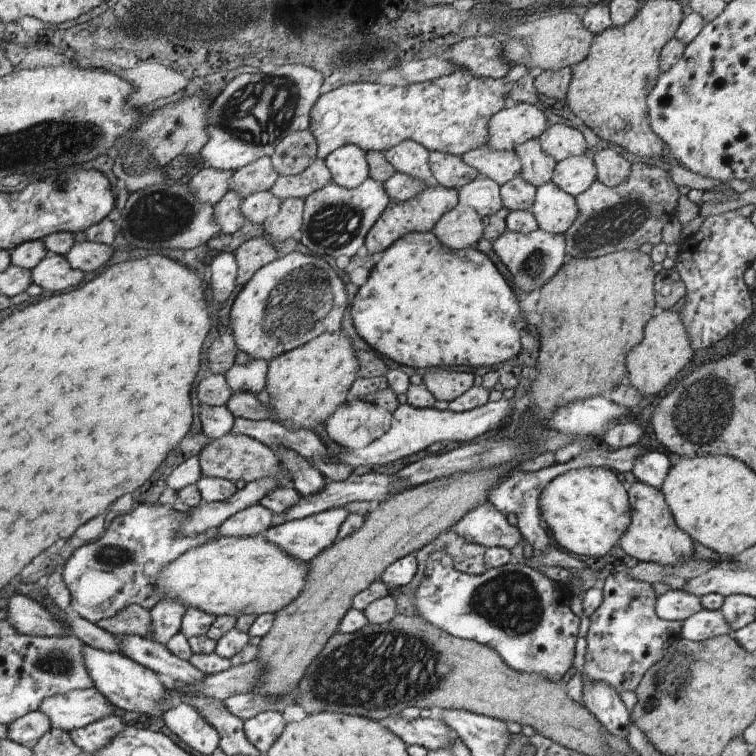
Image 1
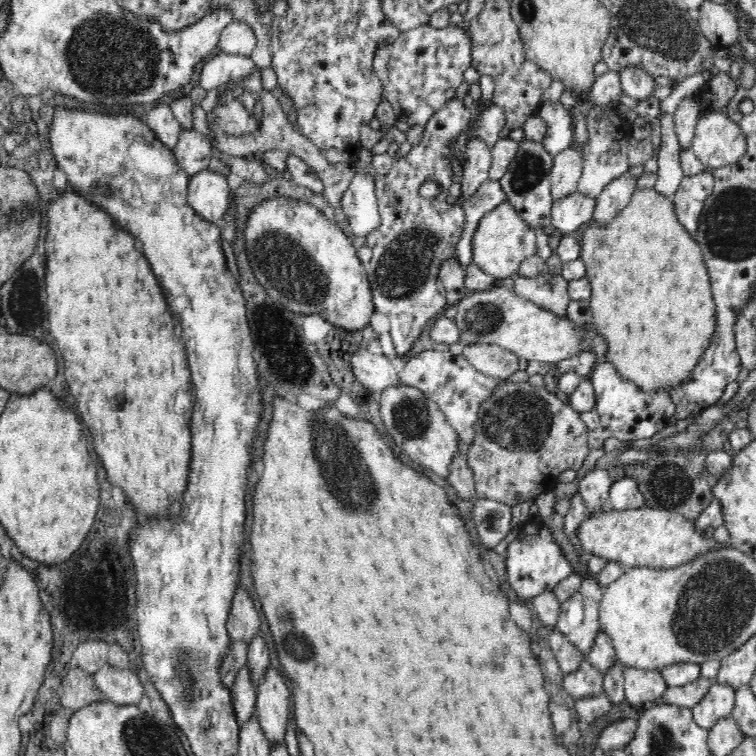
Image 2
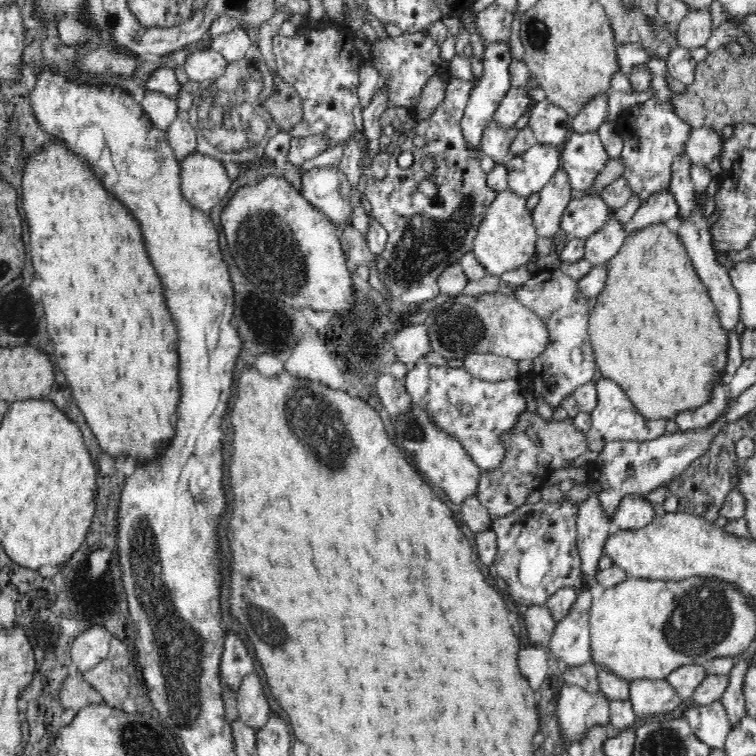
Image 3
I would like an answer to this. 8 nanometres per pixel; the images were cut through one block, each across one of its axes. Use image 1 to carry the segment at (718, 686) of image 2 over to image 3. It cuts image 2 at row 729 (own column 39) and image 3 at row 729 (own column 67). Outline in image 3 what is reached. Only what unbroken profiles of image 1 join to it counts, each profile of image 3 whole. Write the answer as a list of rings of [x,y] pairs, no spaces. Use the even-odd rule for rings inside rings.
[[[721,701],[690,706],[684,717],[700,742],[713,750],[725,750],[725,740],[730,734],[731,723]]]

